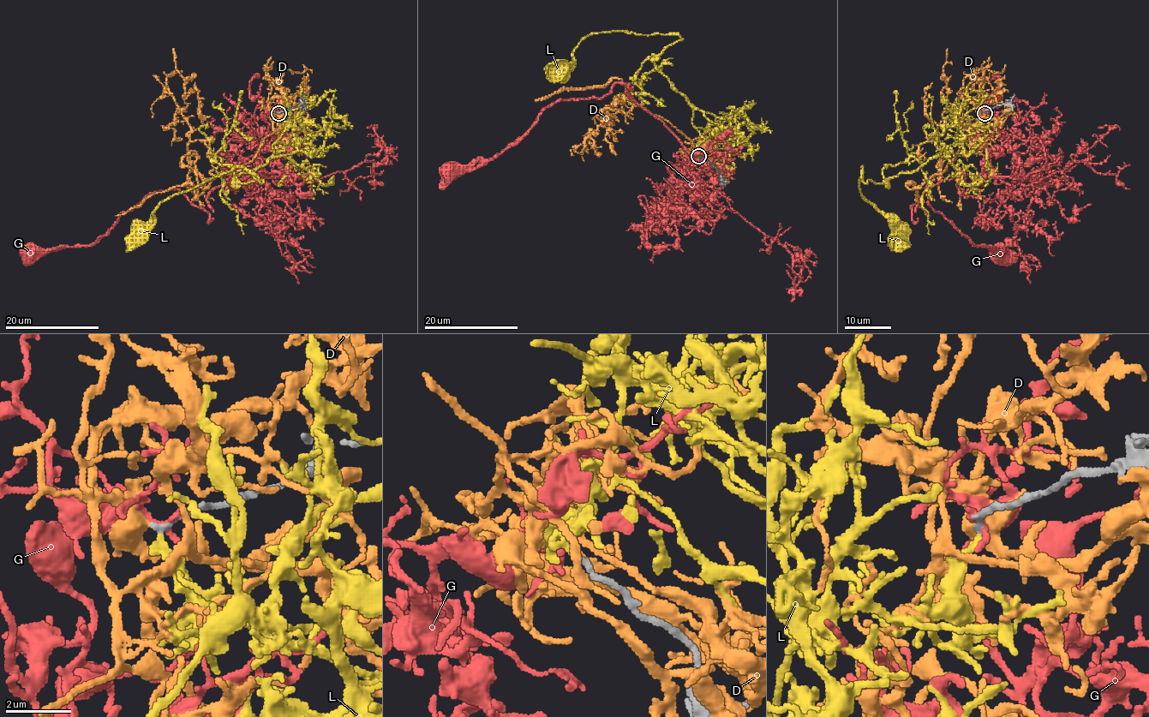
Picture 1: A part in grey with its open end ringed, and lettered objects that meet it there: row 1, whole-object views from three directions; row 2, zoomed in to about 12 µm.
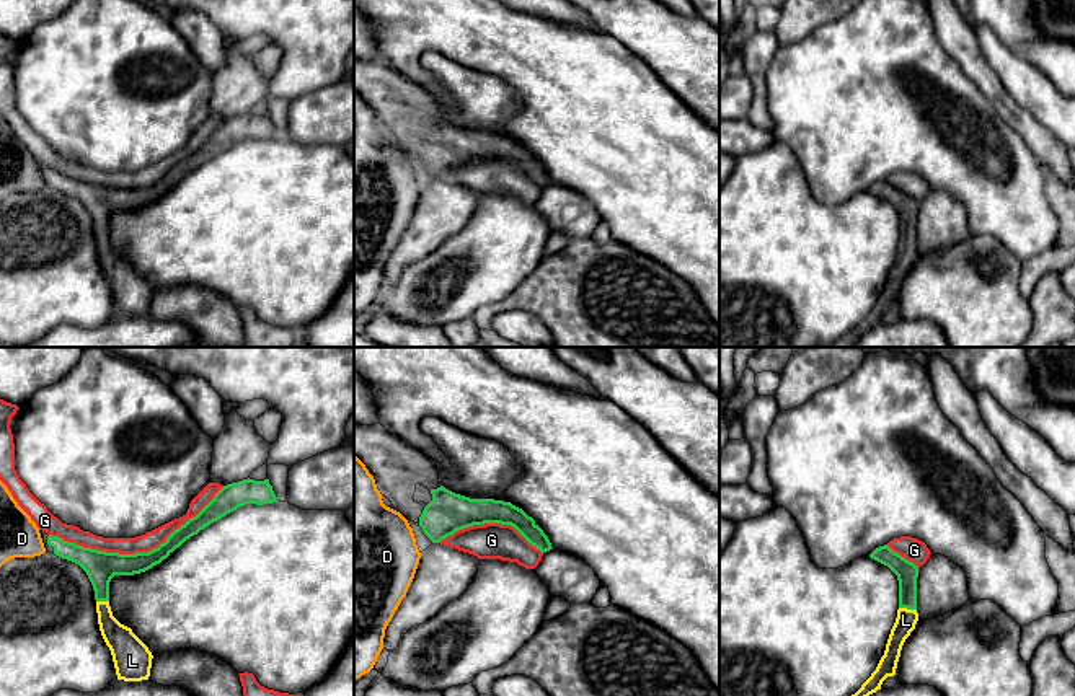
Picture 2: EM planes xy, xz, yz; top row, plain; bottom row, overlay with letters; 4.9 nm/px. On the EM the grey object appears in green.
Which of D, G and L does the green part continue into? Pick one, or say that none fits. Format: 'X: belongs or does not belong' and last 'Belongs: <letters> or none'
D: does not belong
G: does not belong
L: belongs
Belongs: L

